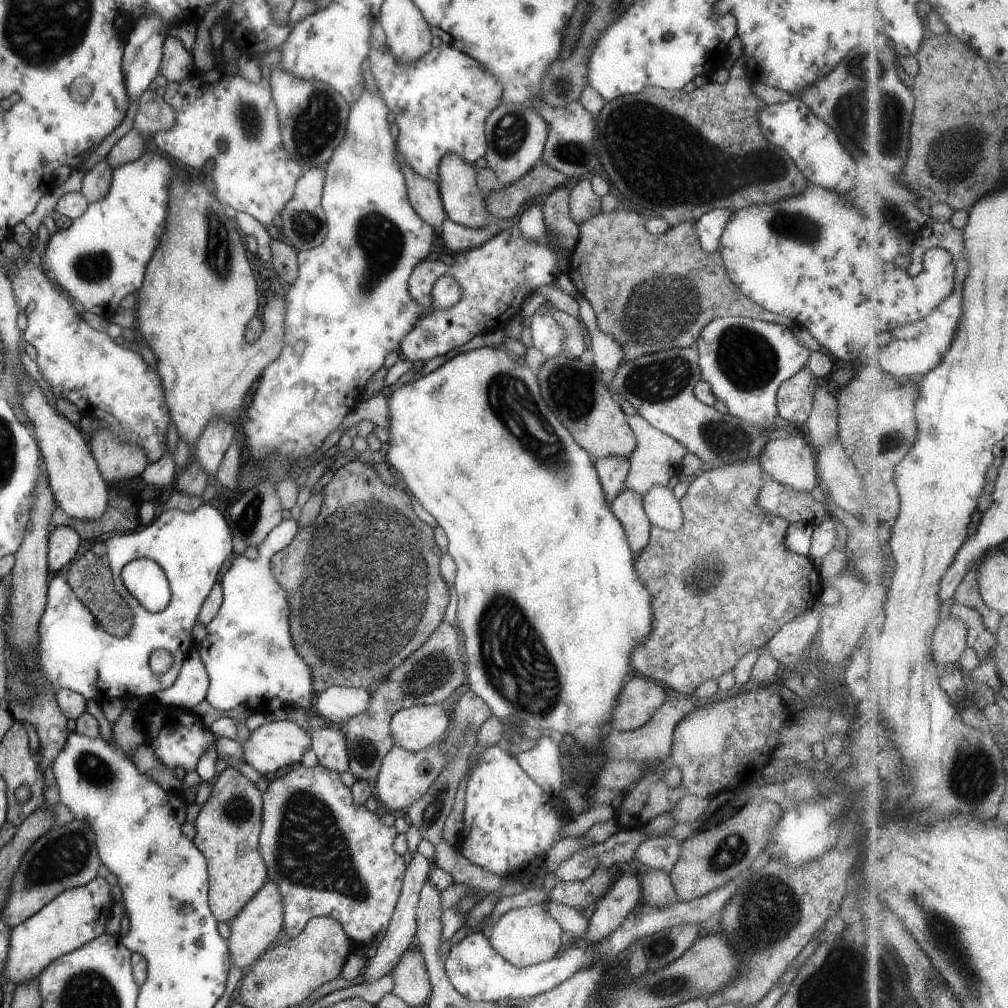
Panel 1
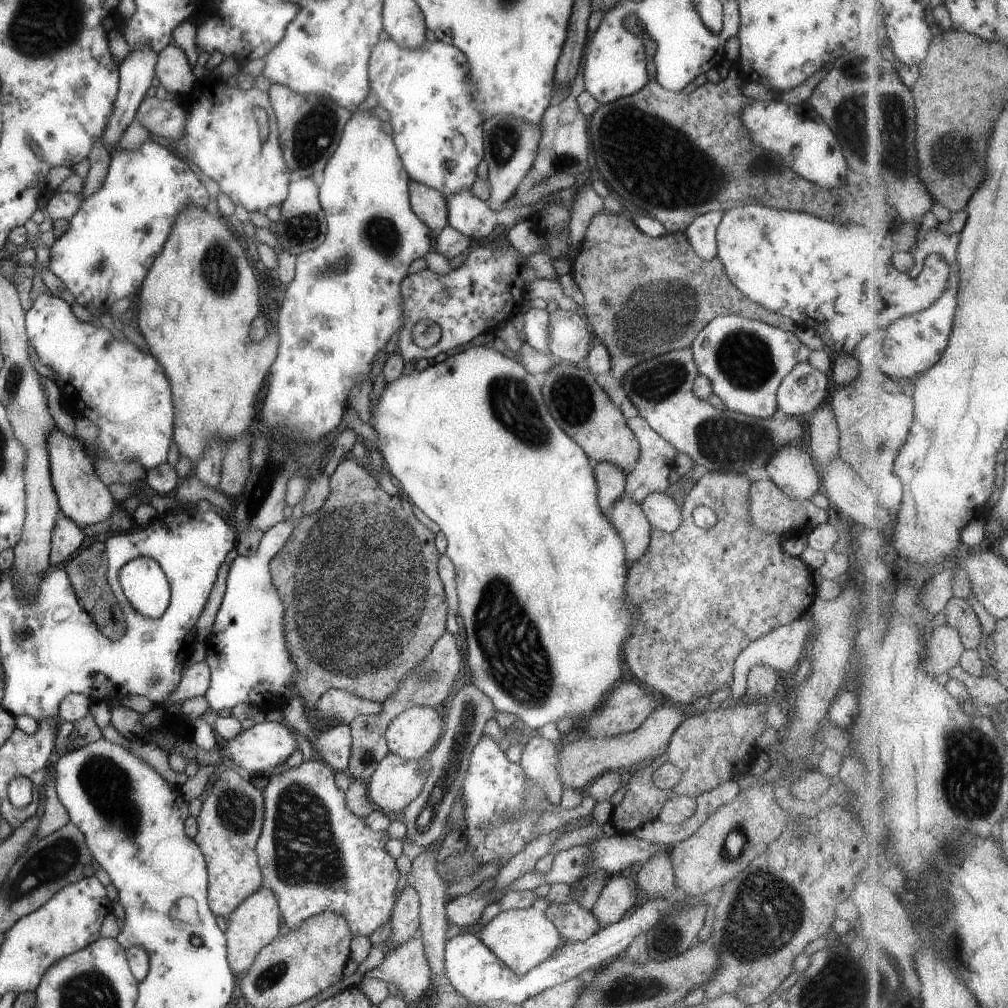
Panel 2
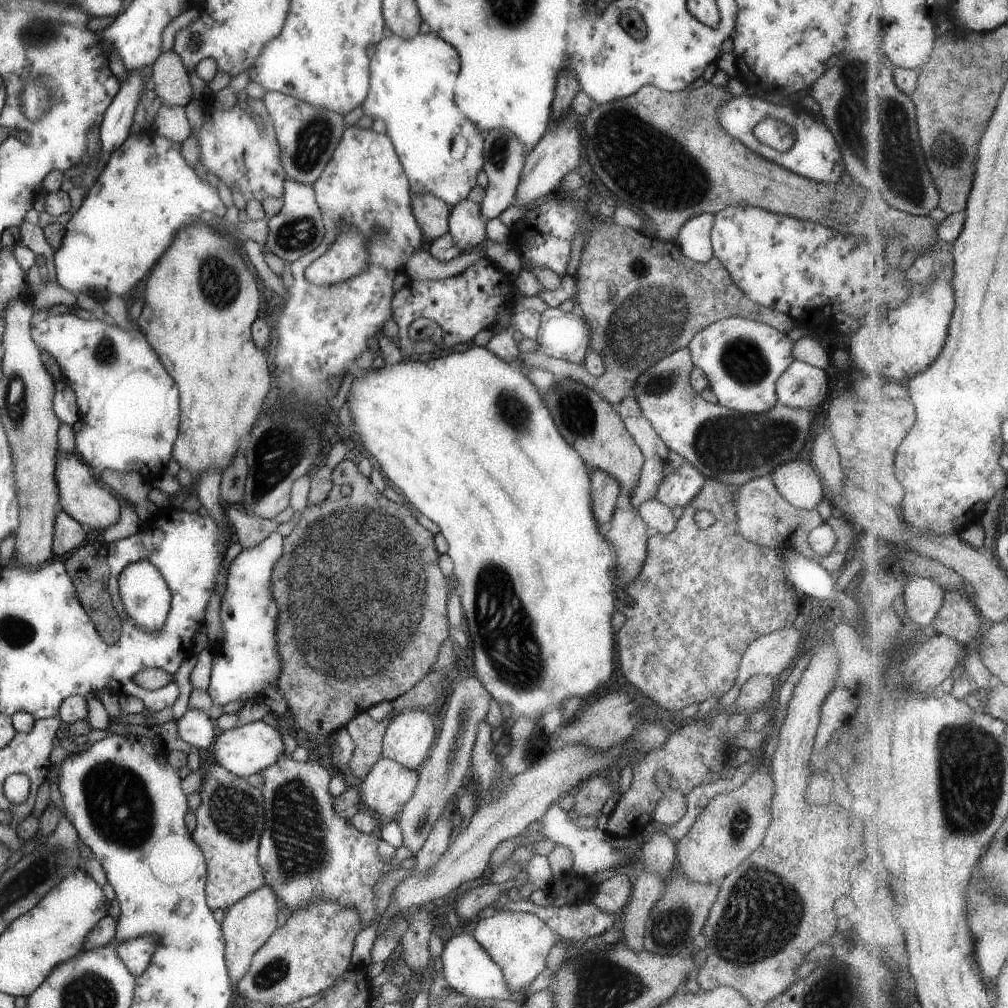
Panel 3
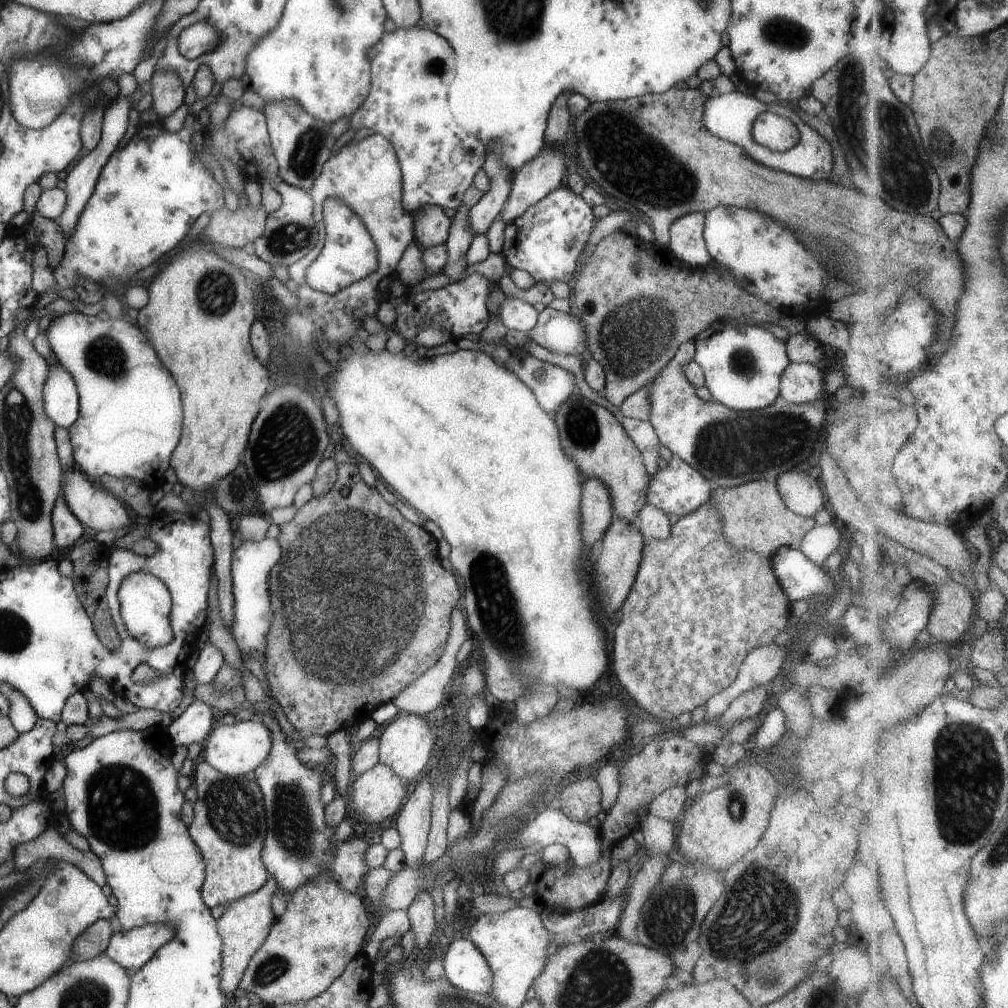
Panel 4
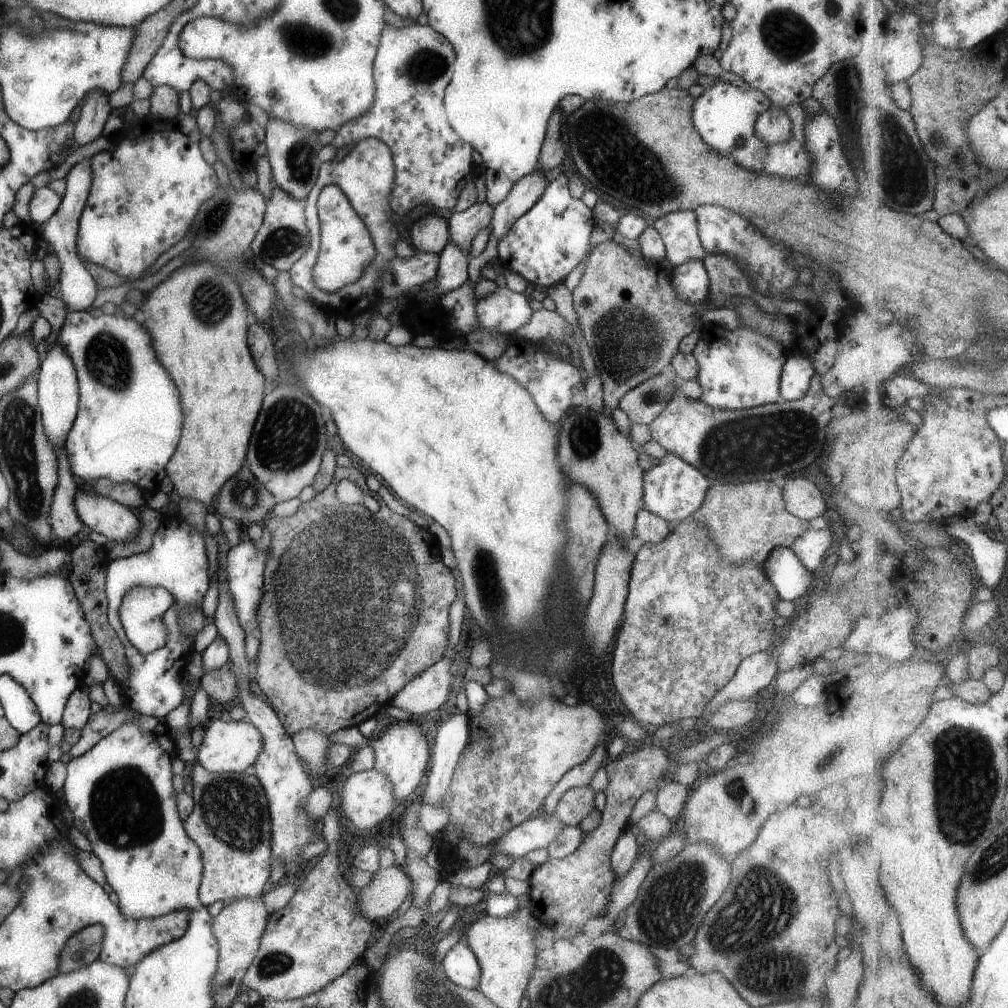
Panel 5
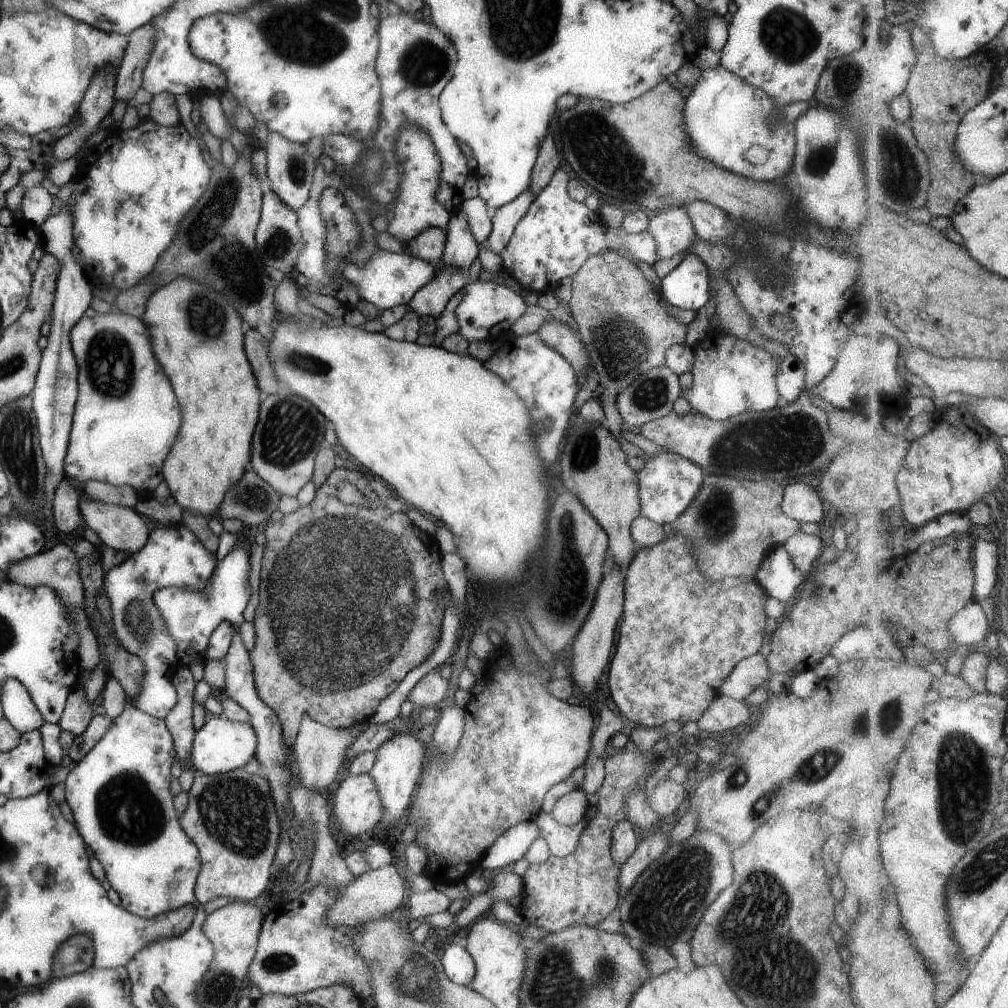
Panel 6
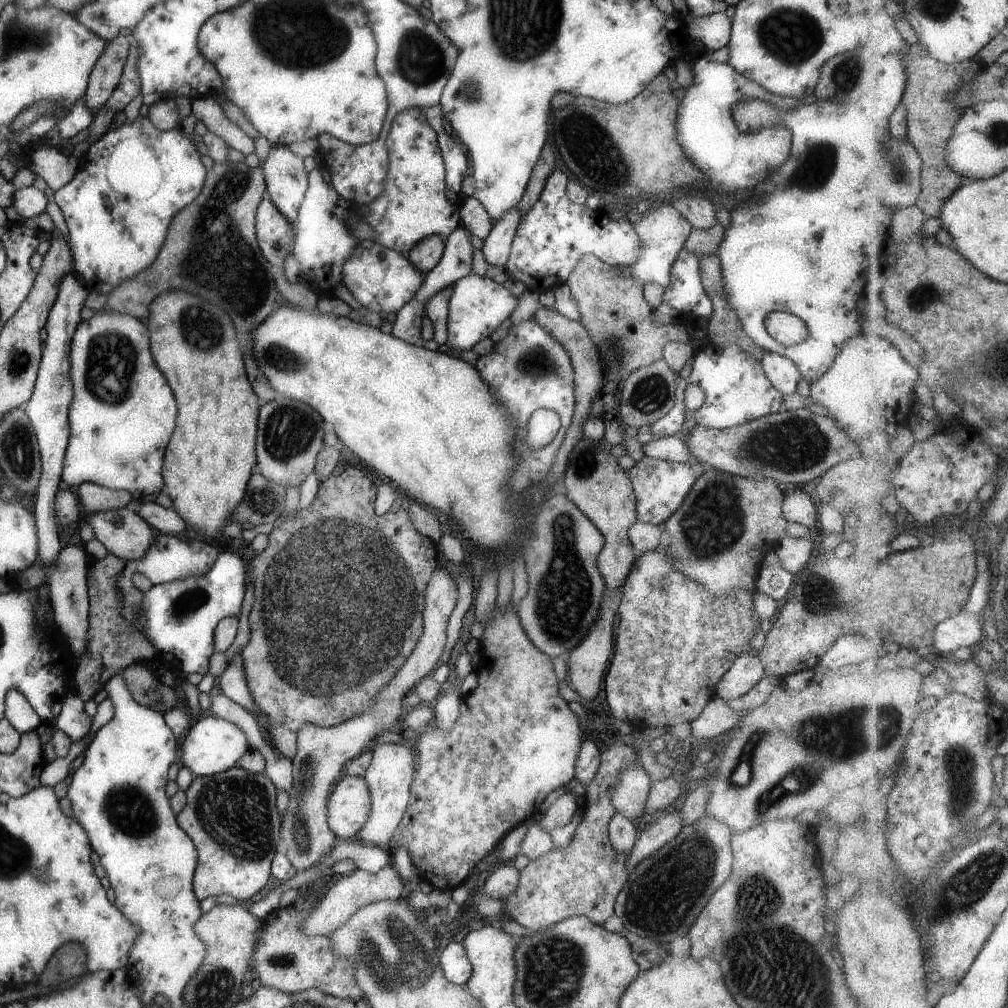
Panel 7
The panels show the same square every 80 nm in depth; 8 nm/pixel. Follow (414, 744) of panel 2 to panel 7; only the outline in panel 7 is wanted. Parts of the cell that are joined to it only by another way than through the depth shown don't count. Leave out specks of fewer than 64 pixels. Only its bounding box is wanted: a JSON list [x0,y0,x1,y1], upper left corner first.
[356,739,415,846]

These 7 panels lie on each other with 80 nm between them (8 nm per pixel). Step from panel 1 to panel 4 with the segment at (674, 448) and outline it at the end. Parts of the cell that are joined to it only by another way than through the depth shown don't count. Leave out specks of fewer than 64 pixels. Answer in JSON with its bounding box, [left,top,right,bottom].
[620,417,660,477]

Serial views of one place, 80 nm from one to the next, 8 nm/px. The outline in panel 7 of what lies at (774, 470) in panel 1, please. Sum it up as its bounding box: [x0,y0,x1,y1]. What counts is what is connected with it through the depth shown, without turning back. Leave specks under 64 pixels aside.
[780,487,817,531]

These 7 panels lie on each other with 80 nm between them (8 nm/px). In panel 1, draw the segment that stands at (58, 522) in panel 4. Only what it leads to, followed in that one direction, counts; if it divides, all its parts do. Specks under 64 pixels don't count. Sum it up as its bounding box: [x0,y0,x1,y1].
[46,525,79,575]

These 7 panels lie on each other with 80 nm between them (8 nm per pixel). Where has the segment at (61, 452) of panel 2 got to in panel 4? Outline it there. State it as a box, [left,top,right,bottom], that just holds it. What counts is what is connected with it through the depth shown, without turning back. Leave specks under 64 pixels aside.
[61,469,129,531]

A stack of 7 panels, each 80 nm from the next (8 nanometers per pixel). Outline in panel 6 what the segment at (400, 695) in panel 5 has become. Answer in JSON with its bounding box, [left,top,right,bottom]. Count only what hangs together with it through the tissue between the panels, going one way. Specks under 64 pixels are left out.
[406,668,447,711]

